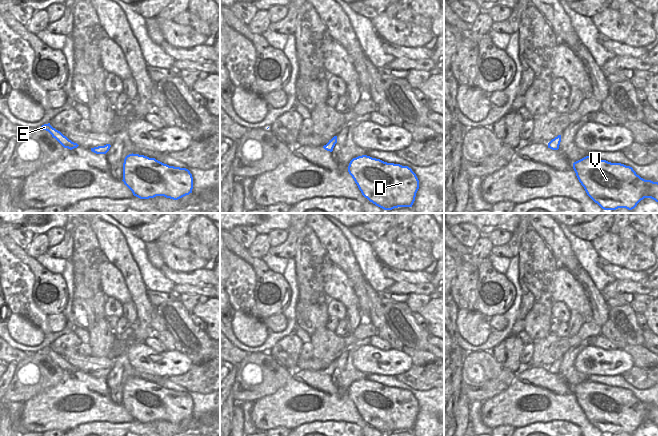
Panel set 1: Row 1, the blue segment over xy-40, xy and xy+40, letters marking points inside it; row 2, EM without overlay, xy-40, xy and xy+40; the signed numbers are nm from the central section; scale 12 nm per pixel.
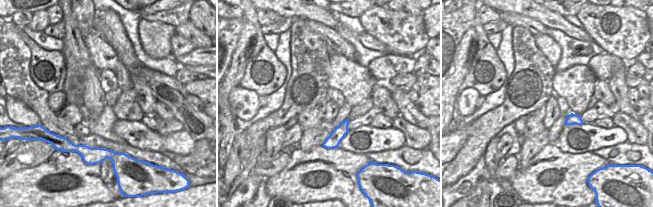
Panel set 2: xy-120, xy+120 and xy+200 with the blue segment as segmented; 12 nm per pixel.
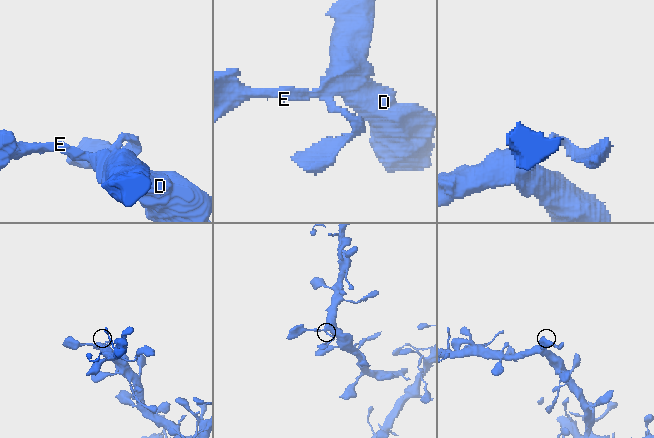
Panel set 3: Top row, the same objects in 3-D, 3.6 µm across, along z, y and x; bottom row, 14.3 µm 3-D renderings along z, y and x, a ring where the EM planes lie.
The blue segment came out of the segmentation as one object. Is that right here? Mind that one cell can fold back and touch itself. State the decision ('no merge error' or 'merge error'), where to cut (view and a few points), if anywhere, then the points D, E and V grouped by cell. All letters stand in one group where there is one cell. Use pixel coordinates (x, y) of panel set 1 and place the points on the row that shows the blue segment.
no merge error | no cut | D E V

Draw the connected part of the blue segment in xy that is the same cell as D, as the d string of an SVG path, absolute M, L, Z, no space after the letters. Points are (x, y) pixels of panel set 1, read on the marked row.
M362 155L350 161L348 172L362 195L384 210L412 207L415 201L419 180L408 166Z

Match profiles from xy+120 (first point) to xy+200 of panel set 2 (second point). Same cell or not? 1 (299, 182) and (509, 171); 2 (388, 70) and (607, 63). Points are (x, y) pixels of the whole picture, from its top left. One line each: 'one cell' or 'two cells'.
1: two cells
2: one cell

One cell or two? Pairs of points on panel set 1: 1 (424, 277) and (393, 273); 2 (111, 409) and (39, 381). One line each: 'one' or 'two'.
1: one
2: two

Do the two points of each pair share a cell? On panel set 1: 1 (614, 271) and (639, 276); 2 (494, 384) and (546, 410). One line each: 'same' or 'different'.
1: same
2: different

